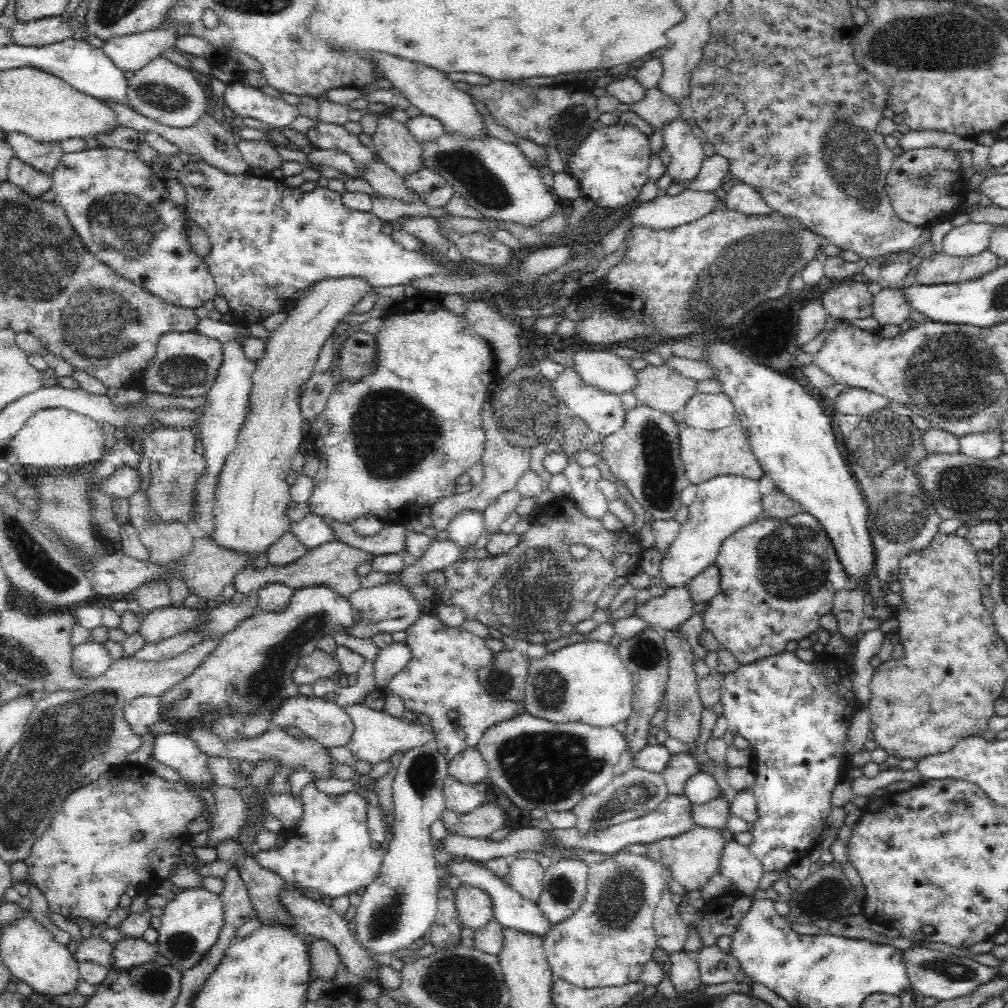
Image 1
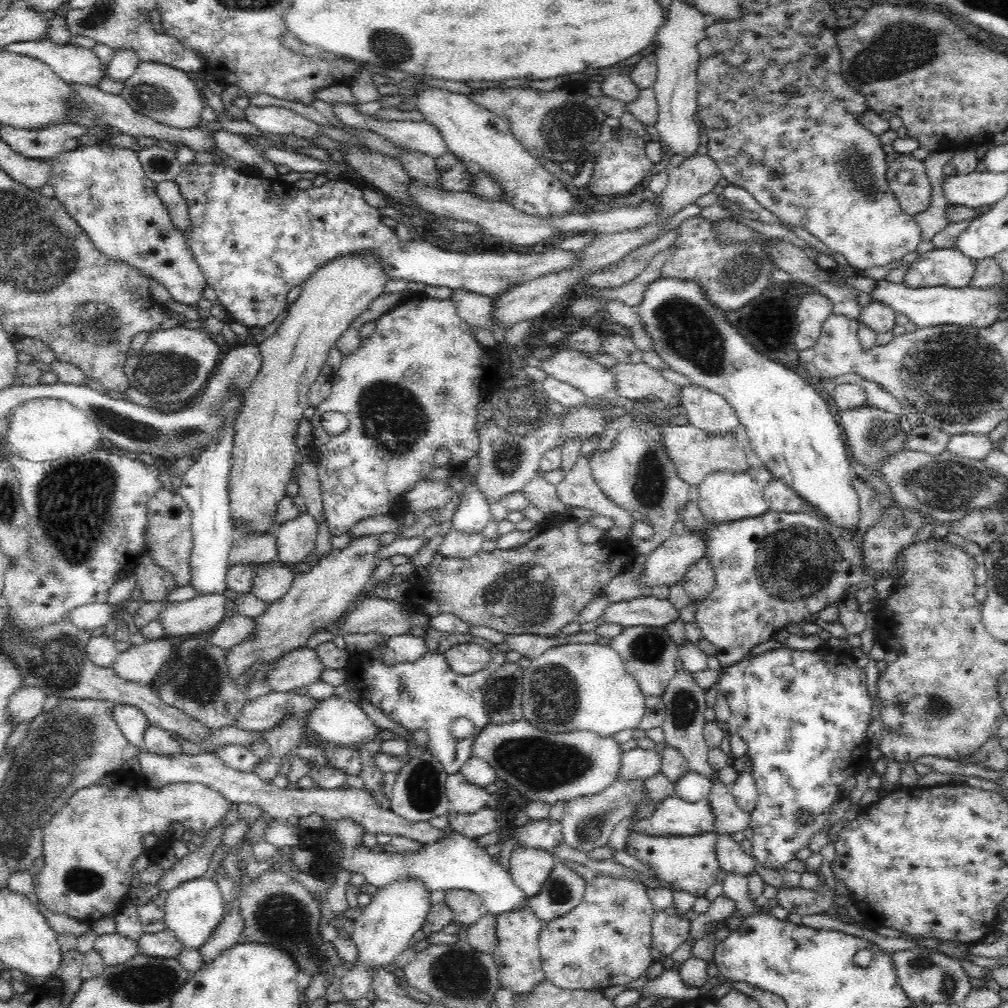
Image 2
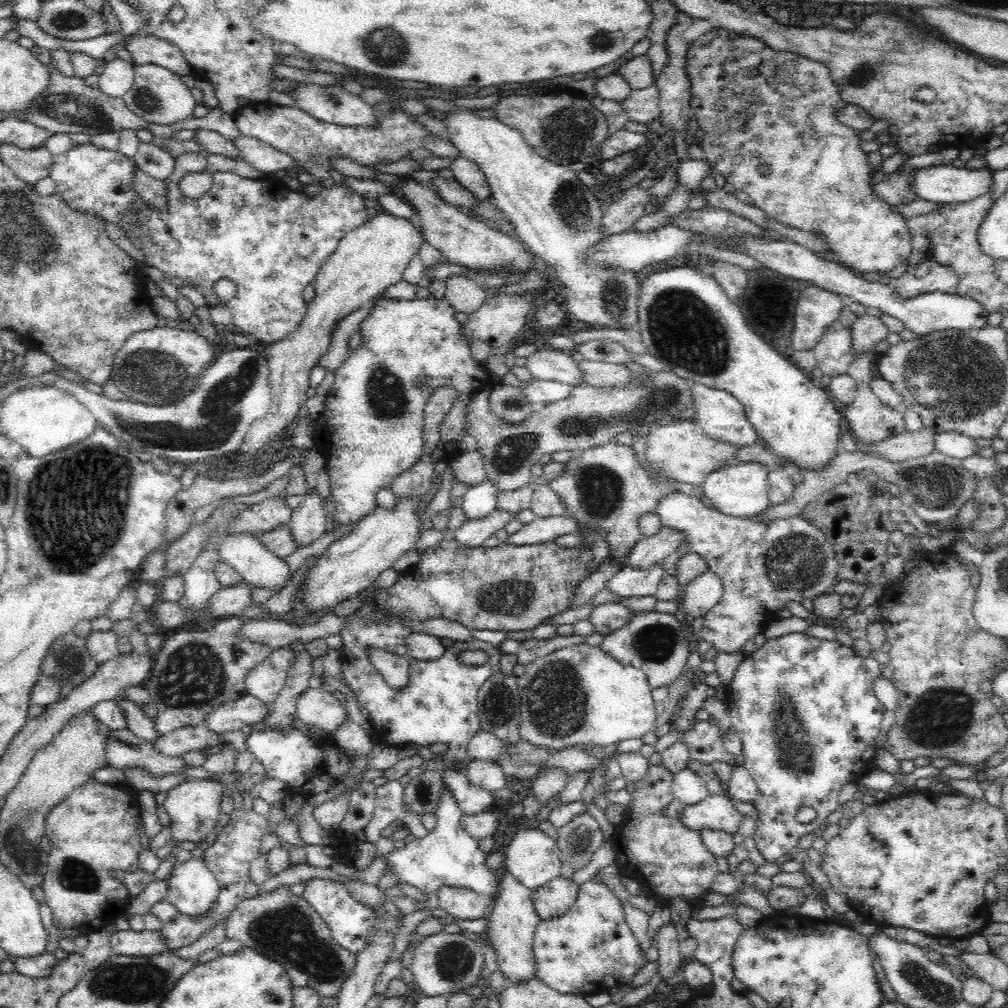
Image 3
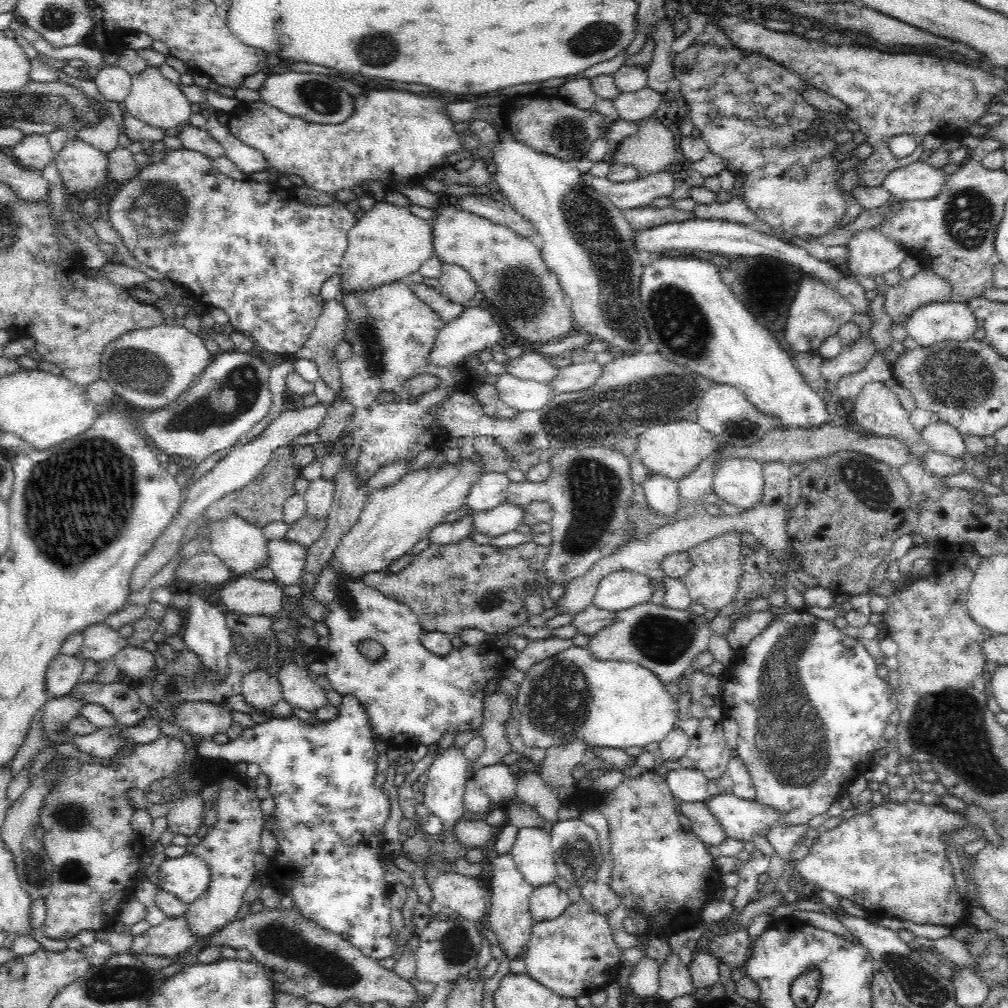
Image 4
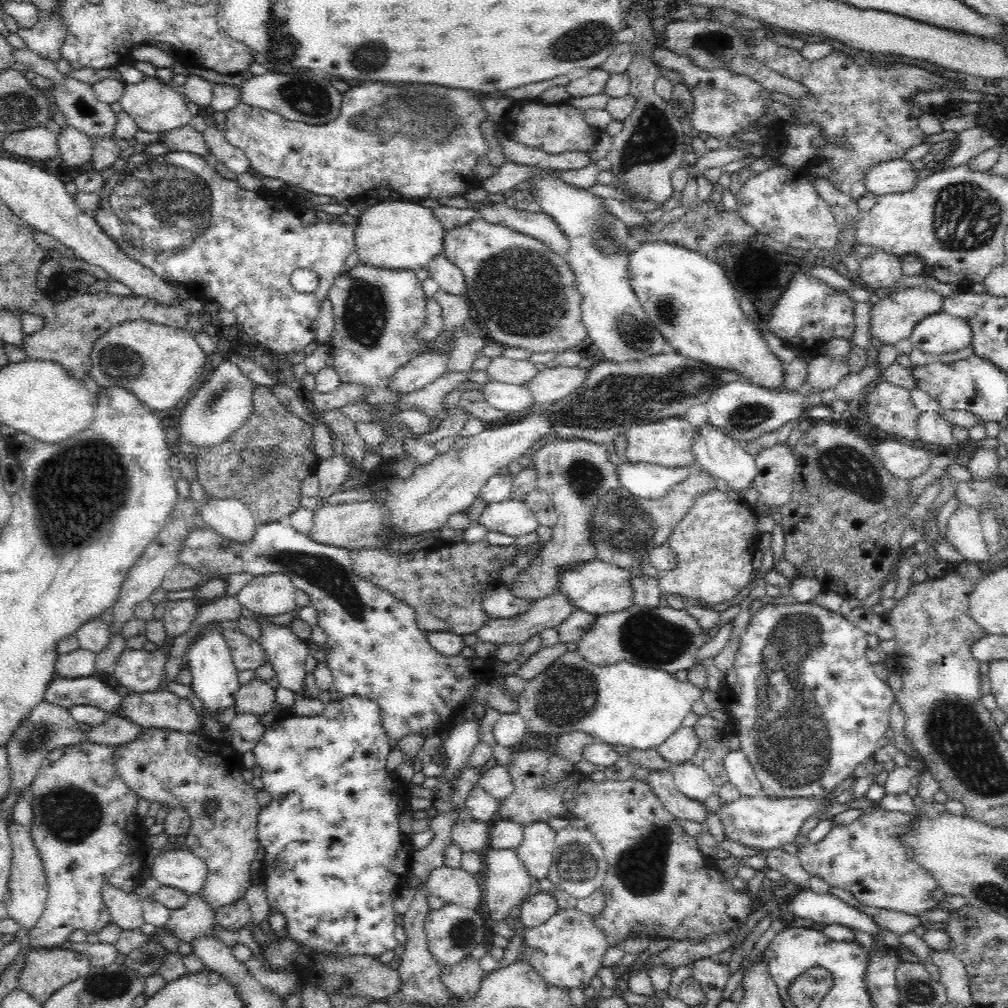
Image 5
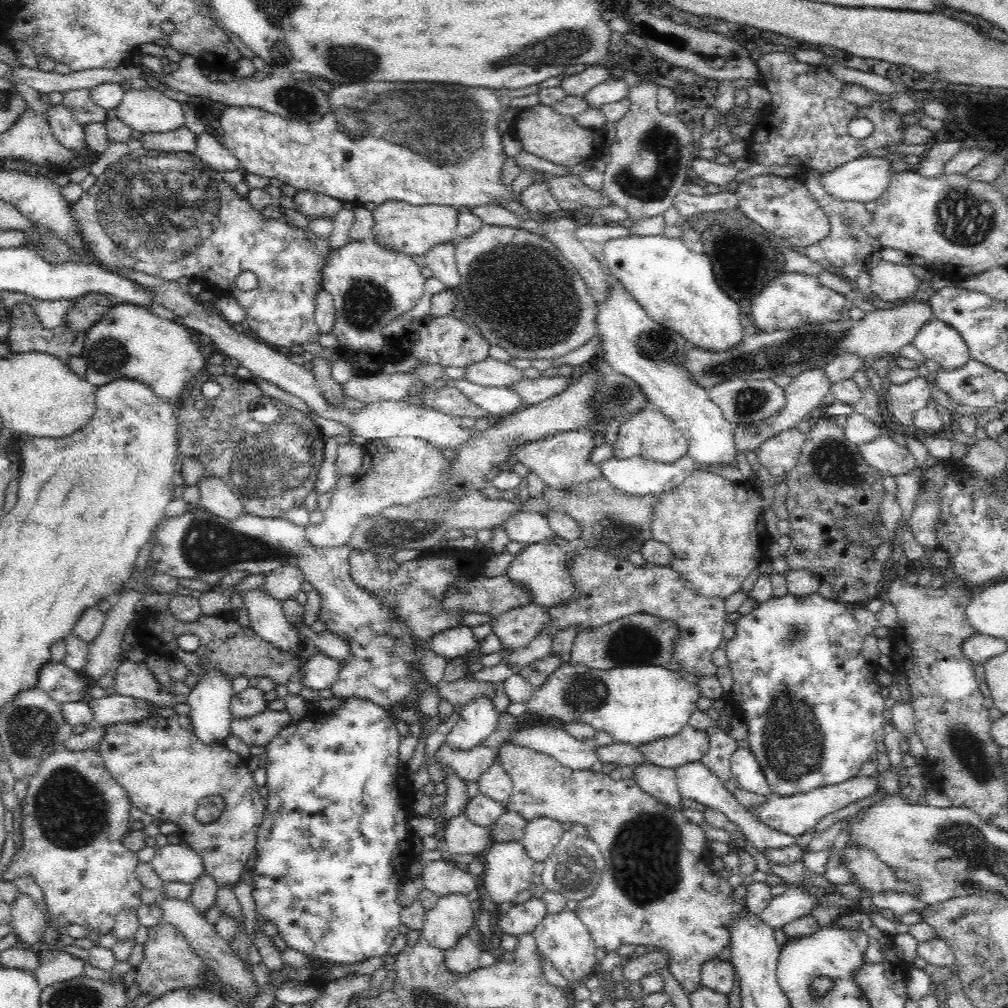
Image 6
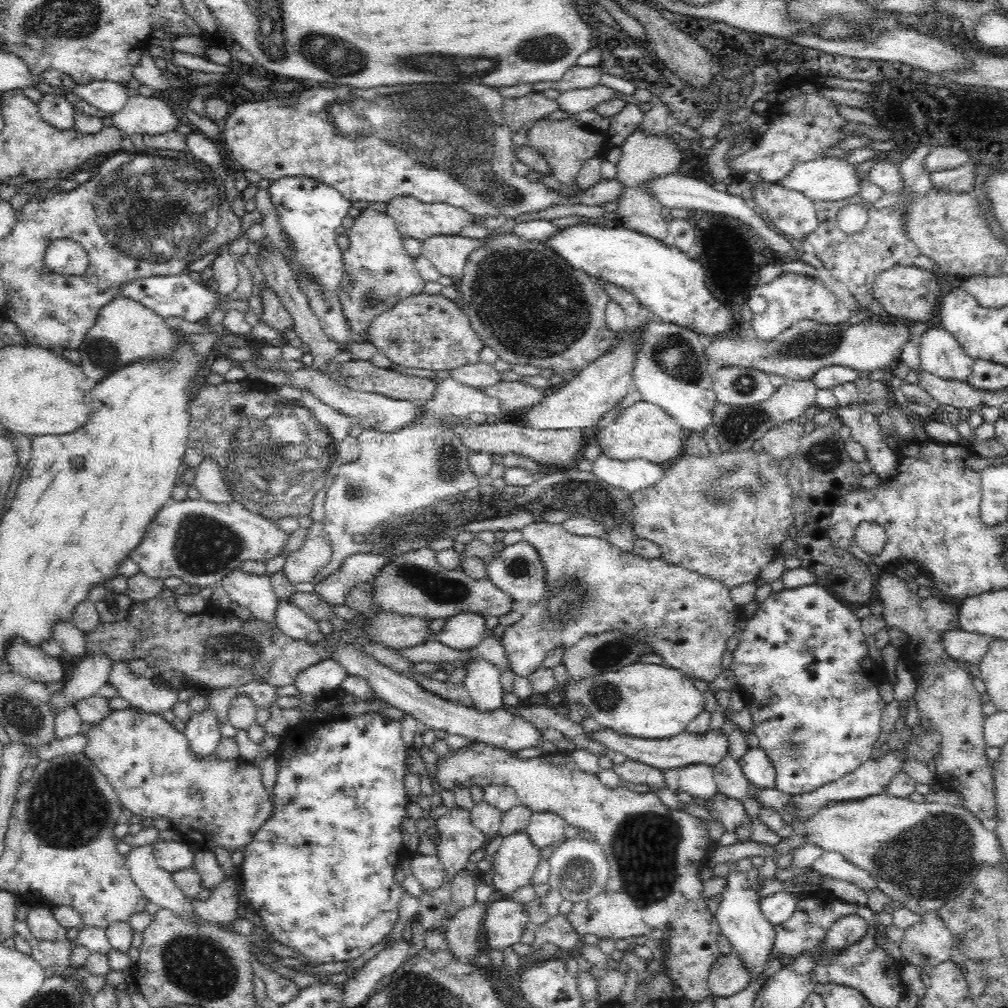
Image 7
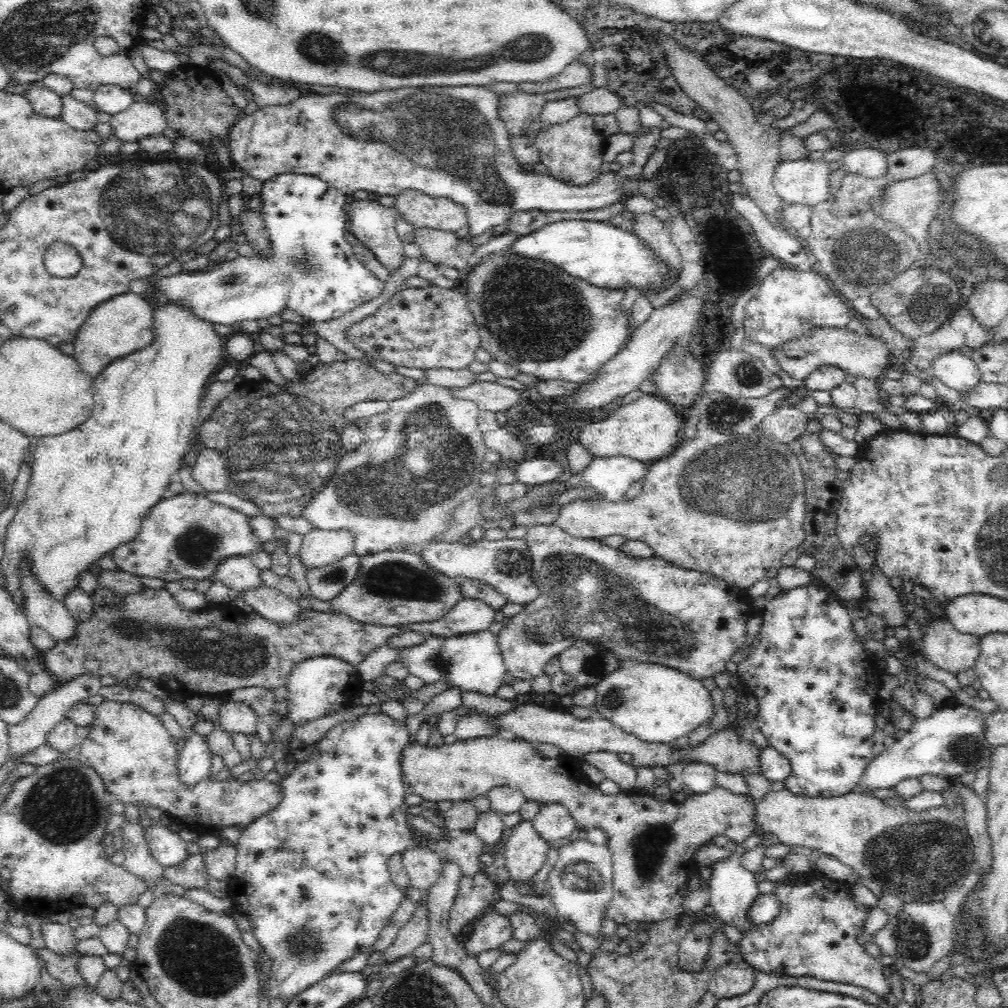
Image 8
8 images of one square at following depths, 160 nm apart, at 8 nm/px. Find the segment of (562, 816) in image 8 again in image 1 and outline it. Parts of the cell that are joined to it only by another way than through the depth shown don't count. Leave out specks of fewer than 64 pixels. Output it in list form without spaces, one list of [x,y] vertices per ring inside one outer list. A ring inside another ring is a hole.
[[[526,855],[510,860],[509,873],[509,885],[525,899],[536,903],[544,890],[545,874],[545,869],[542,868],[538,858]]]

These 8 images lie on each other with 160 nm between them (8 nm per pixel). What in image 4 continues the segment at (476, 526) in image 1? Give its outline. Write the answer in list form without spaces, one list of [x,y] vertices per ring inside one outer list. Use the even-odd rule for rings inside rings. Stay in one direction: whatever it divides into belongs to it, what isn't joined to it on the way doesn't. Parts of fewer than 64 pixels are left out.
[[[486,472],[470,489],[467,505],[474,512],[490,510],[506,502],[506,492],[510,484],[506,473]]]

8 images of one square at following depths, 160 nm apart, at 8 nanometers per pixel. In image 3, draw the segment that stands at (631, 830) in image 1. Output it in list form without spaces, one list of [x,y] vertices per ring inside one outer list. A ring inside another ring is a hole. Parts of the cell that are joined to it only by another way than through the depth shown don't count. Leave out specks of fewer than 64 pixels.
[[[709,794],[698,804],[685,805],[681,823],[690,830],[714,828],[733,835],[739,831],[741,820],[745,816],[738,811],[729,796]]]

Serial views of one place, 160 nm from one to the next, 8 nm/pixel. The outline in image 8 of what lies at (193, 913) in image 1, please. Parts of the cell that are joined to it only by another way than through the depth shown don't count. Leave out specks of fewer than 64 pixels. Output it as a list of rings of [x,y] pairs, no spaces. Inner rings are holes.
[[[152,819],[150,826],[143,828],[142,836],[150,854],[162,867],[177,866],[189,854],[186,851],[187,842],[178,832],[158,824],[156,819]]]

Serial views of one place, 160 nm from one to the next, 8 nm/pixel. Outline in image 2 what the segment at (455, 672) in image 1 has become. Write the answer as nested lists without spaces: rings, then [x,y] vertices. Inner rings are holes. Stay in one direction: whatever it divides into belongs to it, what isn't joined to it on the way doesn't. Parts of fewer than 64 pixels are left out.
[[[432,627],[426,629],[429,635],[425,638],[428,653],[420,660],[414,662],[397,663],[388,665],[384,661],[384,650],[388,646],[388,636],[383,636],[383,640],[375,645],[375,648],[357,653],[349,658],[347,666],[348,674],[346,680],[350,681],[359,691],[362,699],[368,700],[379,708],[392,722],[406,729],[408,733],[414,731],[426,731],[430,743],[429,753],[436,757],[439,763],[445,768],[448,775],[459,772],[461,766],[472,757],[472,745],[476,736],[489,724],[490,714],[483,704],[483,694],[481,688],[486,679],[490,677],[500,666],[505,664],[505,653],[498,649],[498,645],[486,641],[480,636],[470,634],[445,634],[435,631]],[[476,643],[480,647],[488,650],[492,655],[492,662],[487,668],[474,672],[469,676],[461,676],[448,665],[446,652],[458,644]],[[403,684],[405,689],[400,691],[398,686]],[[456,718],[466,718],[472,724],[470,736],[456,740],[452,738],[452,722]]]

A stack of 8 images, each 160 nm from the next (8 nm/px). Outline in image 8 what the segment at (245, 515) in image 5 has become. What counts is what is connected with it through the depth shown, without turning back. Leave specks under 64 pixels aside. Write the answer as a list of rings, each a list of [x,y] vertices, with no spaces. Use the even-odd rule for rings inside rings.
[[[203,447],[199,449],[195,464],[192,466],[193,479],[201,489],[209,492],[222,492],[228,489],[227,468],[224,459],[215,448]]]

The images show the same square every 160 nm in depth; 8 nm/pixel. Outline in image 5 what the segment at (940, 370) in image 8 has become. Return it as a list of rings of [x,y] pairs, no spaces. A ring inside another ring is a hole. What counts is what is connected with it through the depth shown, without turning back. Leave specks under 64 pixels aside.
[[[938,311],[915,324],[909,341],[929,357],[958,352],[970,346],[972,331],[968,323]]]

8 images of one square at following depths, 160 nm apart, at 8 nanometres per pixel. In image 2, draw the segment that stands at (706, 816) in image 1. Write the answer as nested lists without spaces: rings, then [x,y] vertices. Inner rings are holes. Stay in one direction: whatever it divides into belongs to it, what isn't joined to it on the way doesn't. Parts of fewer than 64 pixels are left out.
[[[680,670],[674,675],[662,695],[667,710],[666,718],[661,725],[664,730],[664,743],[677,748],[688,759],[690,771],[699,772],[710,779],[715,770],[708,763],[709,750],[703,738],[703,729],[707,724],[704,714],[708,707],[704,689],[697,685],[690,673]],[[723,783],[711,785],[709,803],[715,818],[717,832],[732,834],[749,828],[751,815],[744,812],[730,793],[729,786]]]

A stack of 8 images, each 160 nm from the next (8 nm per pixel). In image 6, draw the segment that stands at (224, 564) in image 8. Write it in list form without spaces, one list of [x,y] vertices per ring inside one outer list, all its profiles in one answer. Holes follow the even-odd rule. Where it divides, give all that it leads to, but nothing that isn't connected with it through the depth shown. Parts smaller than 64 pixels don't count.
[[[264,586],[240,594],[251,621],[251,628],[260,639],[286,653],[301,653],[299,637],[283,614],[280,601],[266,593]]]

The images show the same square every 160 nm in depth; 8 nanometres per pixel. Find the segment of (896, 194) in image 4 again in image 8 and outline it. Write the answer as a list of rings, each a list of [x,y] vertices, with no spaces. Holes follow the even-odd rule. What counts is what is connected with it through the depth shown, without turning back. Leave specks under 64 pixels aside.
[[[820,159],[814,162],[808,160],[782,161],[776,167],[772,178],[772,186],[778,197],[788,205],[804,205],[812,208],[818,203],[829,200],[828,180],[830,178],[830,167]]]

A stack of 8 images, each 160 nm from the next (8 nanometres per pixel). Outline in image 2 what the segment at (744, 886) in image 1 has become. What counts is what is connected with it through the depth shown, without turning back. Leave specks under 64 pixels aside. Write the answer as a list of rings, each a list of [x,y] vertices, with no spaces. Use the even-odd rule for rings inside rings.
[[[716,833],[714,852],[720,869],[726,873],[740,873],[750,876],[754,872],[756,860],[742,851],[739,842],[732,839],[730,834]]]

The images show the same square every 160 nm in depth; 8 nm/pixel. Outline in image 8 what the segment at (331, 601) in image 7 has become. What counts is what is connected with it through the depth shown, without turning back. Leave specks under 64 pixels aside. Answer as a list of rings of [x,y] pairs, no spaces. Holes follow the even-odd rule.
[[[354,552],[336,562],[306,568],[304,573],[312,597],[324,602],[336,598],[345,586],[350,585],[356,579],[358,559],[359,556]]]

